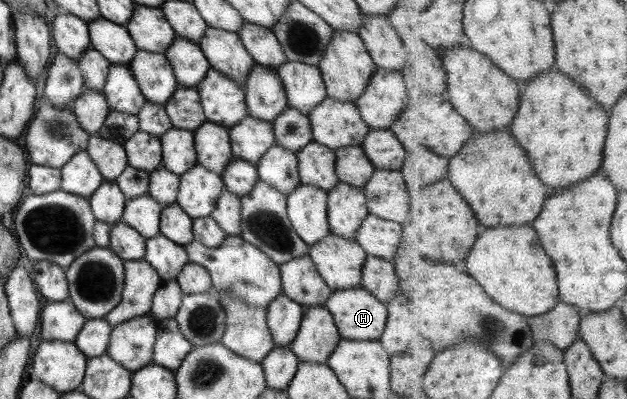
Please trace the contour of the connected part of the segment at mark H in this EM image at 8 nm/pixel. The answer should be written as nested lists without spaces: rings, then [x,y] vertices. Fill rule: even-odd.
[[[365,289],[331,292],[322,306],[330,312],[341,339],[372,341],[383,332],[386,306]]]

